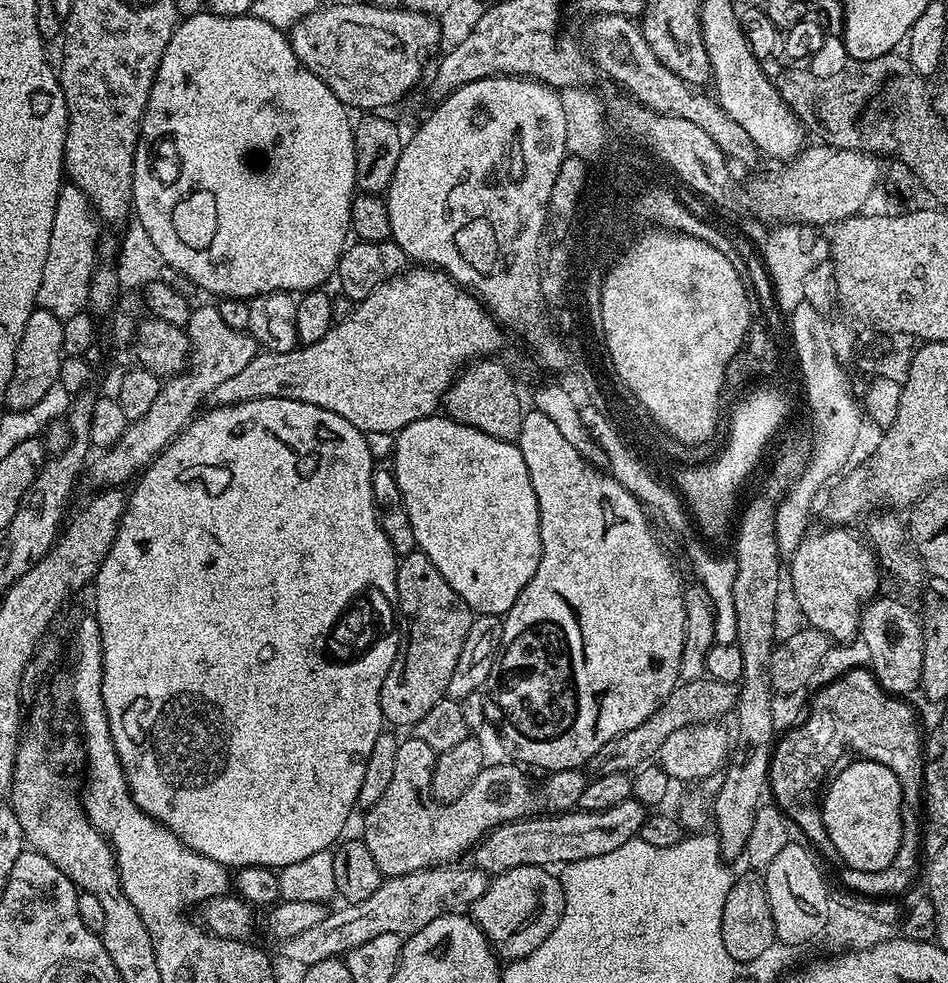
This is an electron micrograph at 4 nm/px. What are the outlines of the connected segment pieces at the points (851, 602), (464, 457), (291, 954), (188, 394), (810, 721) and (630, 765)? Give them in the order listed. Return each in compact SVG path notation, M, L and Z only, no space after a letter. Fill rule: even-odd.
M844 526L829 527L829 532L820 532L817 536L808 534L790 555L792 562L792 592L796 595L796 604L811 627L824 631L836 642L848 642L860 631L860 615L866 605L872 603L880 588L882 569L876 559L876 553L863 539L860 540Z
M433 414L431 416L422 417L422 419L410 422L399 432L395 433L395 451L394 461L396 460L396 484L400 487L400 496L402 499L402 506L408 511L410 518L410 526L414 526L414 538L416 539L416 546L419 551L426 554L426 558L430 558L430 562L434 562L434 566L438 566L438 570L442 574L442 578L446 578L446 582L450 582L450 586L454 586L457 594L465 600L465 602L472 607L473 613L482 616L499 616L503 617L514 606L514 602L518 598L518 594L522 594L522 590L530 582L530 578L534 578L534 570L538 570L538 562L540 561L540 551L542 550L542 538L540 537L540 511L538 510L538 498L534 494L534 486L530 482L530 470L526 466L526 462L520 453L519 443L511 440L499 440L490 434L482 434L482 430L474 430L465 424L459 424L457 420L449 418L444 414Z
M437 866L423 868L410 874L387 877L366 898L366 902L358 902L333 911L318 926L310 930L302 930L302 934L294 934L283 941L284 956L299 966L307 966L314 962L343 957L354 946L362 946L362 942L370 942L370 938L378 938L378 934L398 934L401 938L412 936L426 922L434 922L434 918L444 916L448 912L467 909L488 889L489 873L481 872L475 866Z
M212 304L200 307L197 305L193 309L186 331L189 341L188 369L167 379L146 414L131 421L121 438L112 447L99 453L100 456L93 466L91 463L88 474L91 474L100 486L123 485L122 482L132 475L135 477L151 464L192 422L210 390L214 390L224 379L238 374L260 350L259 343L253 339L251 333L231 328Z
M856 666L851 671L837 675L835 680L820 688L811 697L810 713L805 715L802 722L789 728L775 741L771 749L771 763L780 764L780 780L773 779L770 784L770 796L777 808L784 811L785 816L798 830L802 830L805 841L821 857L825 856L832 864L841 863L838 850L834 850L834 842L830 842L830 834L826 834L824 825L824 798L829 784L835 776L854 760L873 760L890 770L900 783L902 792L908 792L908 800L902 799L902 838L901 845L919 845L922 836L916 833L916 812L924 812L924 761L926 759L925 741L920 741L922 736L921 725L912 728L912 721L917 719L917 713L908 704L903 704L903 699L897 698L893 693L884 691L884 687L876 681L871 671L864 666Z
M711 678L702 680L685 680L682 686L673 688L658 710L654 710L652 716L647 716L638 726L626 730L622 735L611 740L590 761L593 773L627 772L635 773L643 768L659 753L662 742L674 734L674 730L682 730L687 724L706 724L719 721L733 711L736 707L738 695L737 685L718 682Z

